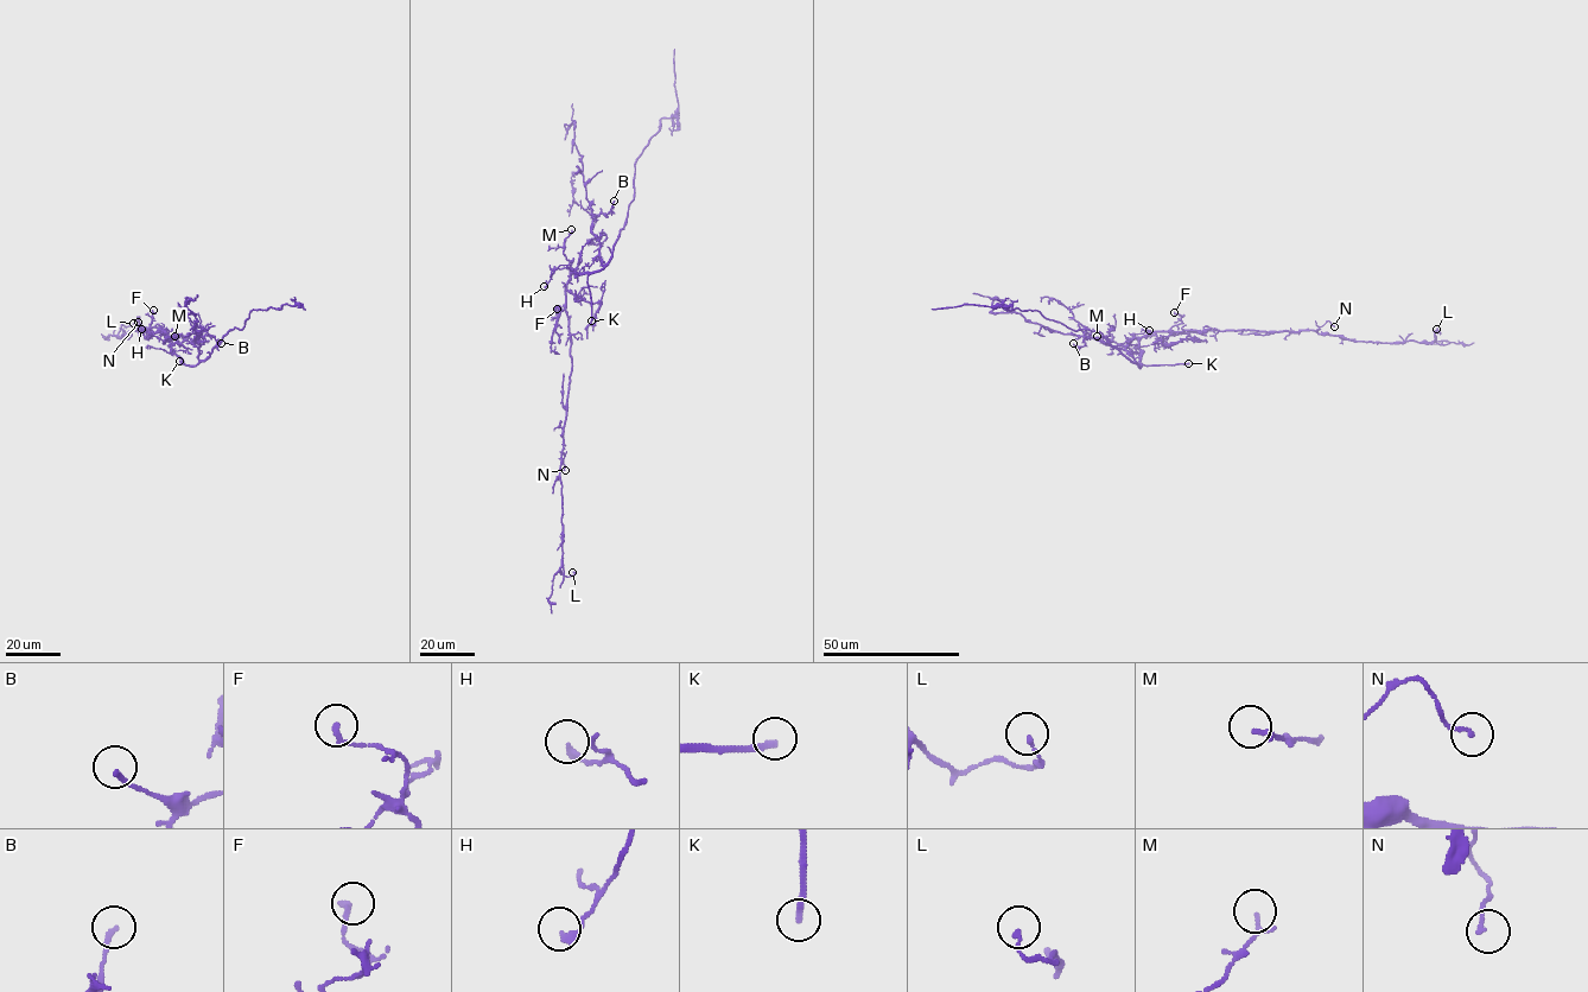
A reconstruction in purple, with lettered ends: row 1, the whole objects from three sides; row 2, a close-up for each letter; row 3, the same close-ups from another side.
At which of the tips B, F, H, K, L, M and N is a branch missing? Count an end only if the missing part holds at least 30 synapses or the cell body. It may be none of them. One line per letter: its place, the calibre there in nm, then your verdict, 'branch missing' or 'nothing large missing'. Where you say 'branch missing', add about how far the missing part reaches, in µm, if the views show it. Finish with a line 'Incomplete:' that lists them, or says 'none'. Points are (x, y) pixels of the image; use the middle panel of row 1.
B: (614, 201) | 160 nm | nothing large missing
F: (557, 309) | 200 nm | nothing large missing
H: (544, 286) | 240 nm | nothing large missing
K: (591, 320) | 240 nm | branch missing | 140 µm
L: (572, 572) | 130 nm | nothing large missing
M: (571, 229) | 140 nm | nothing large missing
N: (565, 470) | 150 nm | nothing large missing
Incomplete: K

